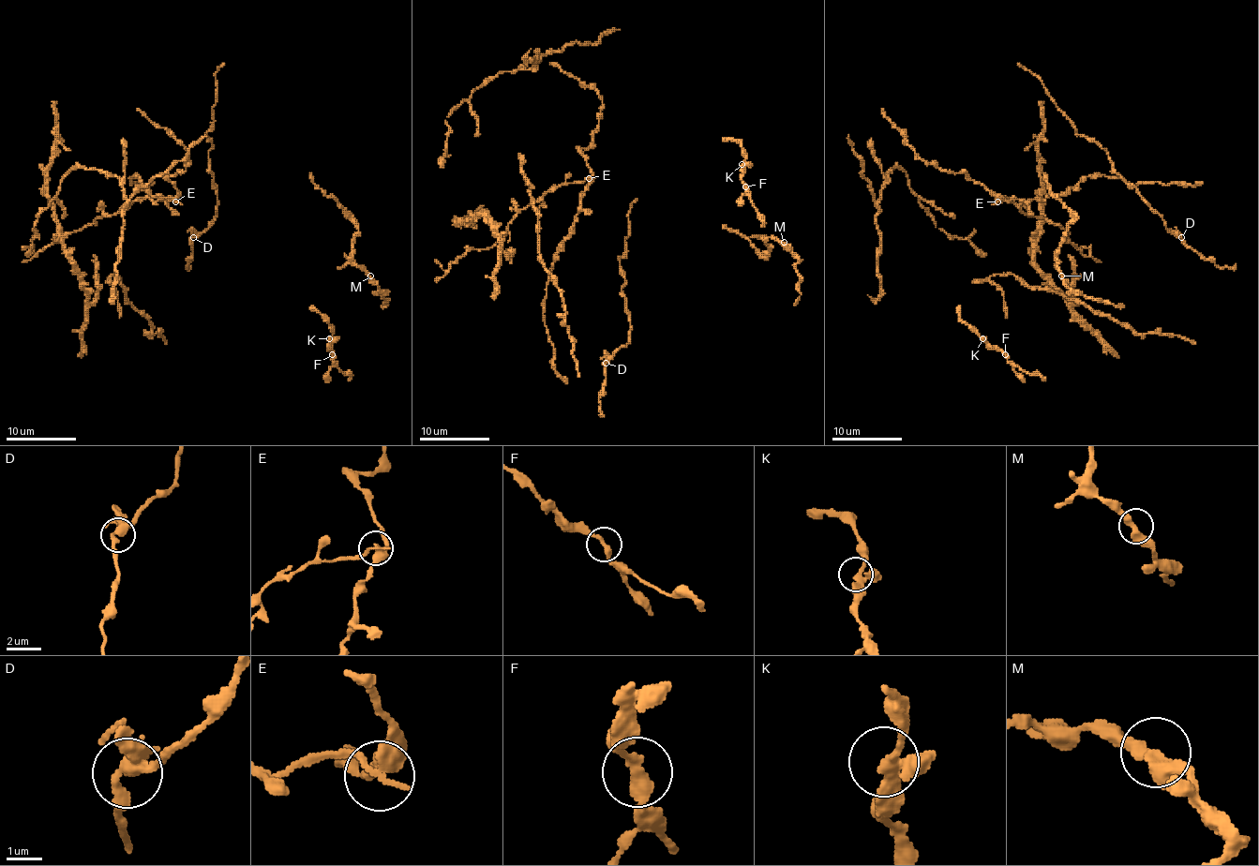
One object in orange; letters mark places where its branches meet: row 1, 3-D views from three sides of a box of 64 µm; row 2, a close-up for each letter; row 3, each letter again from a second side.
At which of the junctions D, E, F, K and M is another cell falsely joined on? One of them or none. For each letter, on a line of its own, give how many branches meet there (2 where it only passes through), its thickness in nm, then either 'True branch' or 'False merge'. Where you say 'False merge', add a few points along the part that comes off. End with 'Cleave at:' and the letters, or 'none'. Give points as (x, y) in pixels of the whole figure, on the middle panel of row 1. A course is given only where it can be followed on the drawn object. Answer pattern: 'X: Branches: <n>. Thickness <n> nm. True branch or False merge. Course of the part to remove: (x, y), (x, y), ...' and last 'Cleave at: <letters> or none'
D: Branches: 4. Thickness 320 nm. True branch
E: Branches: 3. Thickness 340 nm. False merge. Course of the part to remove: (588, 178), (549, 188), (524, 207), (492, 246), (468, 249), (443, 270), (435, 260)
F: Branches: 2. Thickness 320 nm. True branch
K: Branches: 3. Thickness 300 nm. True branch
M: Branches: 2. Thickness 360 nm. True branch
Cleave at: E

